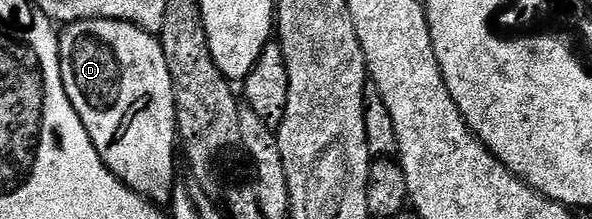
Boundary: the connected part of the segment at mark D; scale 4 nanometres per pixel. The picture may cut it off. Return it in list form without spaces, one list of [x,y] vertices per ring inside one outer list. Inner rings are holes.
[[[85,18],[83,22],[69,23],[61,31],[58,55],[68,100],[72,100],[72,108],[76,108],[100,160],[104,160],[104,164],[125,186],[143,194],[149,202],[169,203],[176,185],[174,142],[178,121],[172,76],[168,72],[168,60],[164,60],[161,41],[130,22],[115,18]]]

